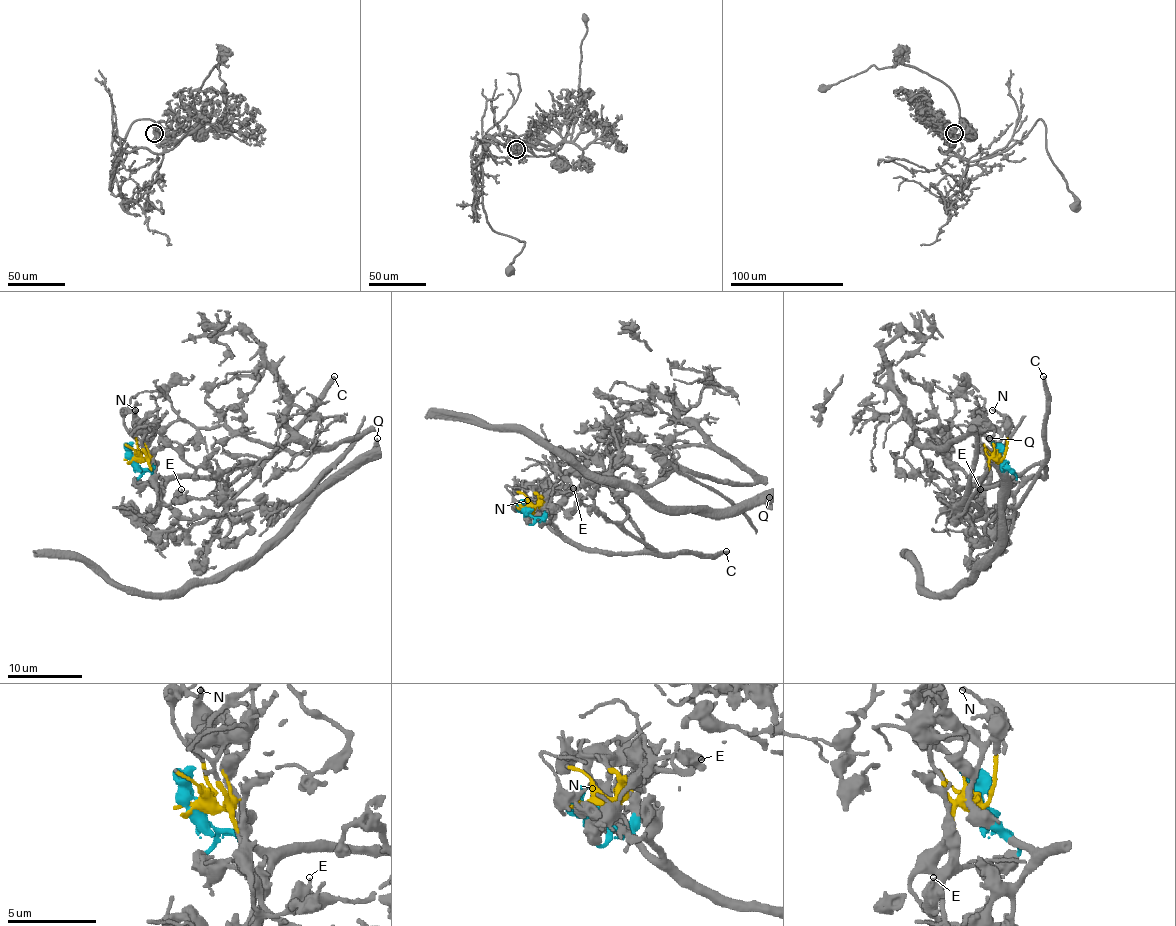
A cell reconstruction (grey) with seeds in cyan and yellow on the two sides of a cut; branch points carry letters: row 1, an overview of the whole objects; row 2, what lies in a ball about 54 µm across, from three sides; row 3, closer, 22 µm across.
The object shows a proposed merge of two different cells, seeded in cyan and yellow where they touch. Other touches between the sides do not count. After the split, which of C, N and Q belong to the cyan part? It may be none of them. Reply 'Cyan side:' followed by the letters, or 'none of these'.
Cyan side: C

